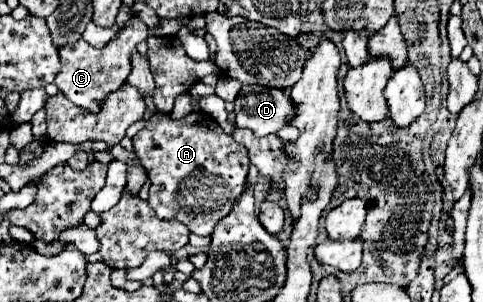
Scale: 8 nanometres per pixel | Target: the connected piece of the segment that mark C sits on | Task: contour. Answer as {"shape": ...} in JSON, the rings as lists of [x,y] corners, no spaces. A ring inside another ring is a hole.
{"shape":[[[131,16],[125,26],[109,40],[103,48],[93,48],[85,40],[77,40],[75,44],[65,44],[59,48],[61,58],[61,72],[55,78],[57,88],[73,102],[87,110],[95,108],[95,100],[107,98],[111,92],[123,86],[131,72],[131,52],[137,48],[139,42],[145,42],[149,36],[147,24],[139,16]]]}

